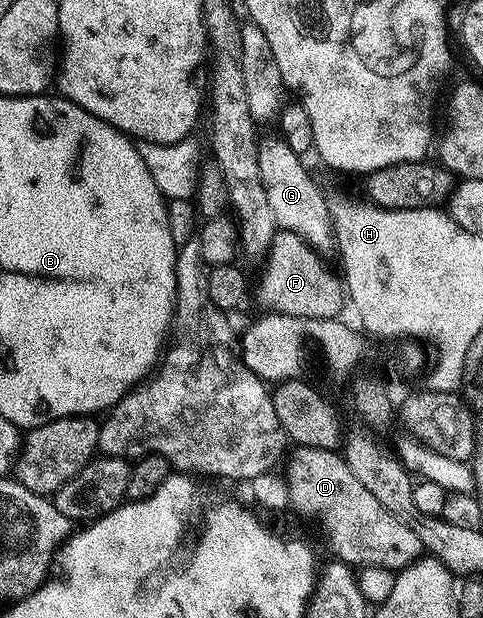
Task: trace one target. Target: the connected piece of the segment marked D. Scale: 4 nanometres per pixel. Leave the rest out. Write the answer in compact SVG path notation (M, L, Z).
M296 448L286 458L285 476L291 495L290 508L299 513L321 515L325 519L325 525L331 535L331 543L335 551L334 556L338 560L352 567L383 568L392 571L406 569L424 556L425 550L419 536L408 525L398 521L396 517L385 511L369 491L365 491L364 485L357 480L357 475L349 471L347 460L334 449L305 449Z

